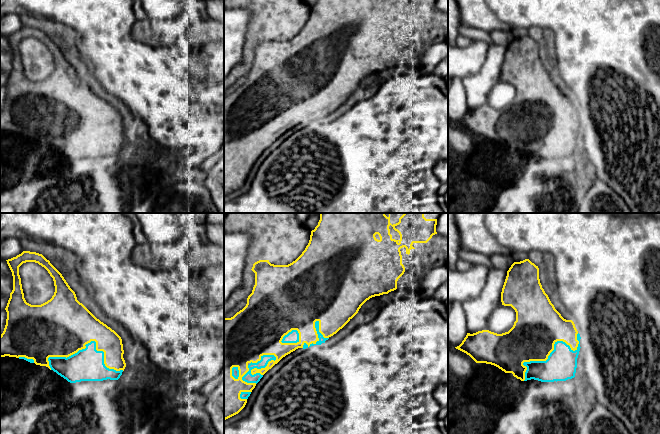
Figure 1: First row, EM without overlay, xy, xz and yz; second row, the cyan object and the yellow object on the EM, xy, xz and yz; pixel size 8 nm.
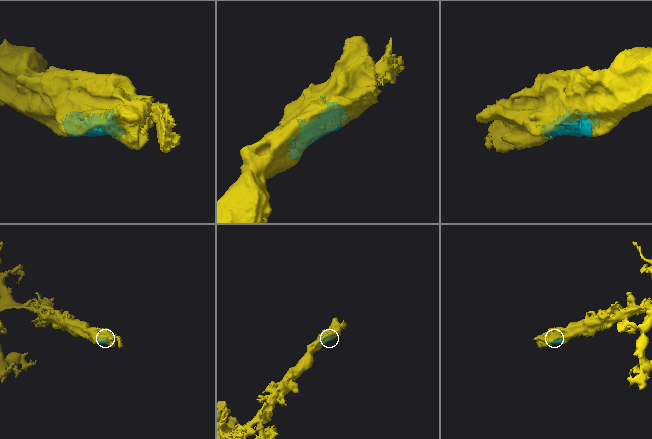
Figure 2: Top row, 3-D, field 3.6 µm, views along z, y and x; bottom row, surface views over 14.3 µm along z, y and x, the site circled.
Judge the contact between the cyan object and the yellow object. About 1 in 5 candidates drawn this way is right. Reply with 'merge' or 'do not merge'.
merge

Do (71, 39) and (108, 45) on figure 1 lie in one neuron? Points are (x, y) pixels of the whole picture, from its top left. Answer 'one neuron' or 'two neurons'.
two neurons

